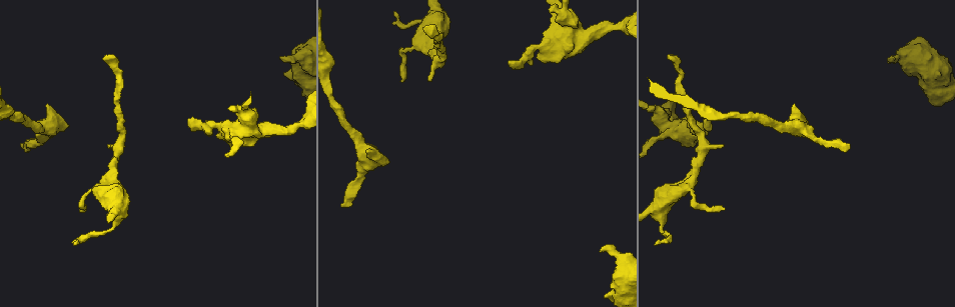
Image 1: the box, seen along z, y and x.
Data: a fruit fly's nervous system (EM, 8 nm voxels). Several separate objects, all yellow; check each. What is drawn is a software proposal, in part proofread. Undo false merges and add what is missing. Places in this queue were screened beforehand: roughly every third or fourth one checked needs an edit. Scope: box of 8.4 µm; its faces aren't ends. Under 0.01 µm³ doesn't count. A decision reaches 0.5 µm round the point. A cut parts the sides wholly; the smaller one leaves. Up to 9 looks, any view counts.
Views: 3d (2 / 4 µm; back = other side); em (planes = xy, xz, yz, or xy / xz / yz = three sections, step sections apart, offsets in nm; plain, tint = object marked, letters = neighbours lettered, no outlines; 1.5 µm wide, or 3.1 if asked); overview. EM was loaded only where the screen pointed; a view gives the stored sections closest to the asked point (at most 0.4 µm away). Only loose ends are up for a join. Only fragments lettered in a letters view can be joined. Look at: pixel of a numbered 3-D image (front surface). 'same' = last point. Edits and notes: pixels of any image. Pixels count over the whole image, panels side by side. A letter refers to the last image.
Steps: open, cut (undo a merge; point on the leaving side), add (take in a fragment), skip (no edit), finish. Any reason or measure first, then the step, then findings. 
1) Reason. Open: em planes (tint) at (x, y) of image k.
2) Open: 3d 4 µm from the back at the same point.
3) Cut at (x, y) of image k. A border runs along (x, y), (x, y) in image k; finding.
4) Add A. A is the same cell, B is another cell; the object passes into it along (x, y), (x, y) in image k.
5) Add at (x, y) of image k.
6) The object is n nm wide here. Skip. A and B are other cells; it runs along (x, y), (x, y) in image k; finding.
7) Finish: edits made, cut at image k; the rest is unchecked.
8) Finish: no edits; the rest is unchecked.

Branch stops here. Open: 3d 2 µm at (341, 206) of image 1.

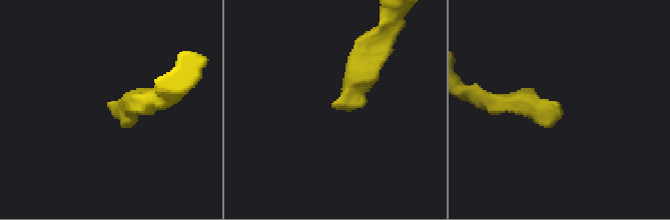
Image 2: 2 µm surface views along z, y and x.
Now the EM. Open: em planes (letters) at (112, 104) of image 2.

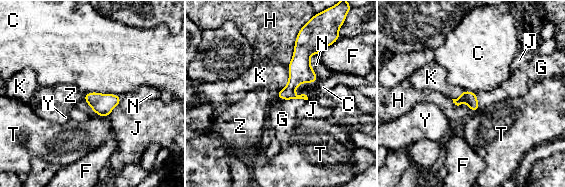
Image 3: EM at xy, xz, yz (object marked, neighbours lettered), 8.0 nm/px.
The object is 110 nm wide here. Add G. G is the same cell, C, F, H, J, K, N, T, Y and Z are other cells; the neuron continues.

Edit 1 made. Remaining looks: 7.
Redraw. Open: overview.

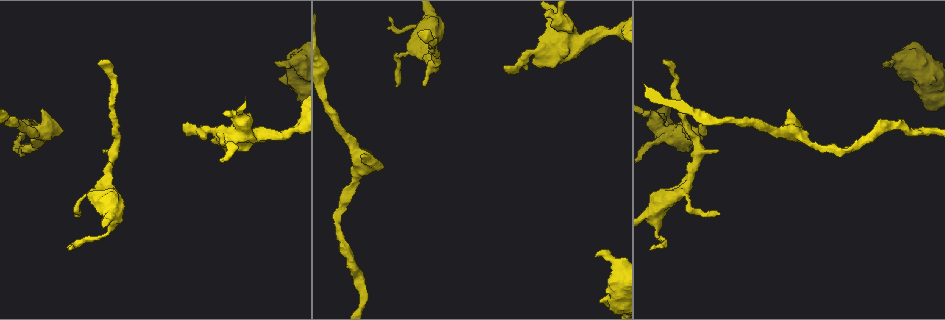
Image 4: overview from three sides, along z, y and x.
Tapers out. Open: 3d 4 µm at (664, 62) of image 4.

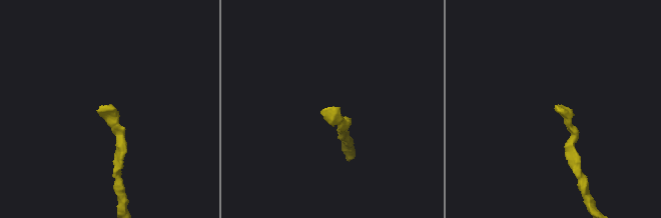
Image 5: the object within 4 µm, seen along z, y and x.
Shape alone is not enough. Open: em yz step 4 (tint) at (329, 109) of image 5.

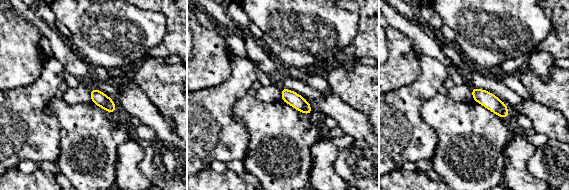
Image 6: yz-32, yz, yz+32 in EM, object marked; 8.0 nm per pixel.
Cut it another way. Open: em planes (letters) at the same point.

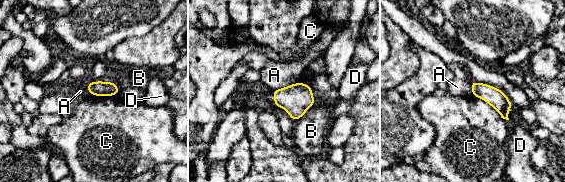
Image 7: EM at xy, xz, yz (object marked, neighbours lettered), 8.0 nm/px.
Skip. A, B, C and D are other cells; none of them fits.

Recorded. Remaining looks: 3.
Open: 3d 2 µm at (185, 126) of image 4.

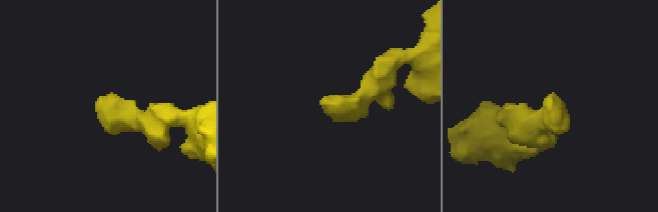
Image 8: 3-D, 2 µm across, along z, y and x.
Open: em xy step 4 (letters) at (322, 101) of image 8.

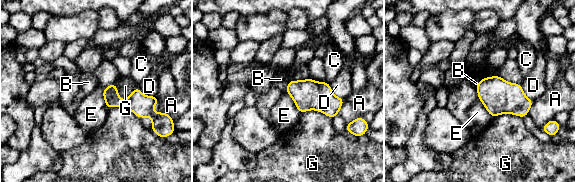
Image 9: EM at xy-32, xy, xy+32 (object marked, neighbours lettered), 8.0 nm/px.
The object is 130 nm wide here. Skip. A, B, C, D, E and G are other cells; a border runs along (289, 79), (284, 91) in image 9; no lettered fragment goes on from it.

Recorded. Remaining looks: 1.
An open end. Open: em yz step 8 (letters) at (887, 60) of image 4.

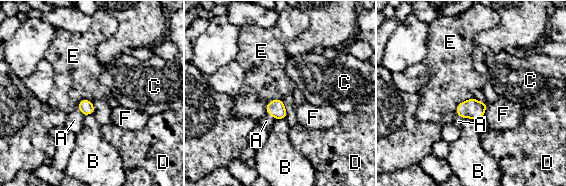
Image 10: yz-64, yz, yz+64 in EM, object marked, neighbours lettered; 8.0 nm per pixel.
Add A. A is the same cell, B, C, D, E and F are other cells; the object passes into it along (276, 108), (270, 114), (266, 121) in image 10; it goes on there.

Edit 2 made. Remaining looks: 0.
Finish: edits made, add at image 3, add at image 10; the rest is unchecked.

